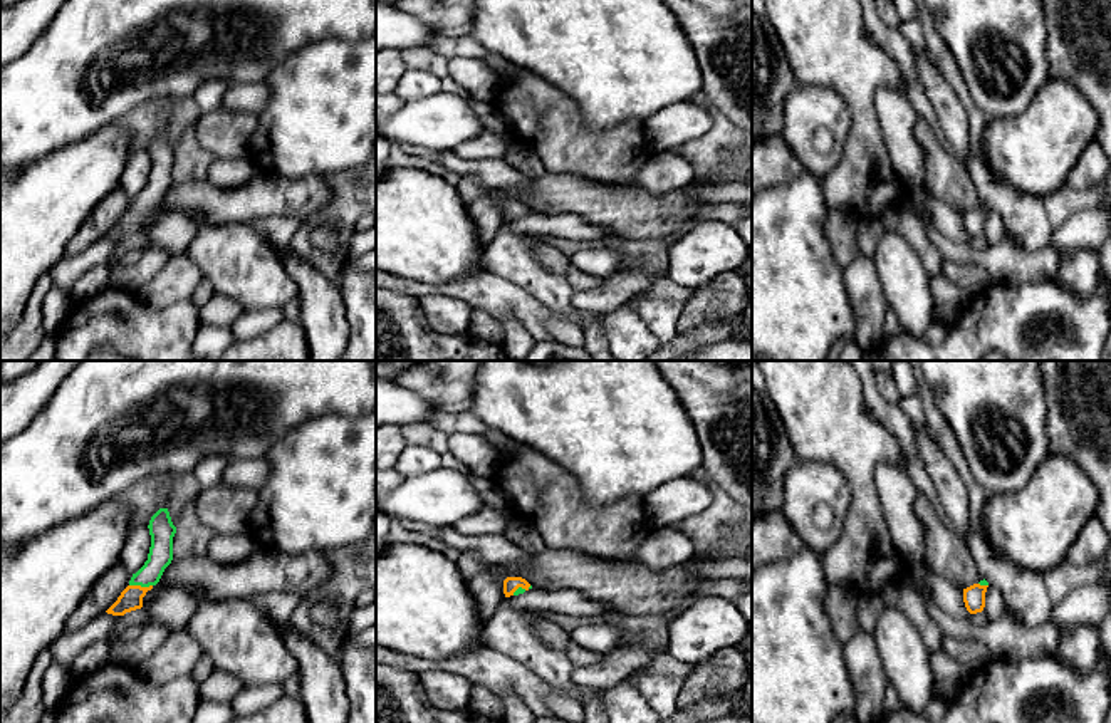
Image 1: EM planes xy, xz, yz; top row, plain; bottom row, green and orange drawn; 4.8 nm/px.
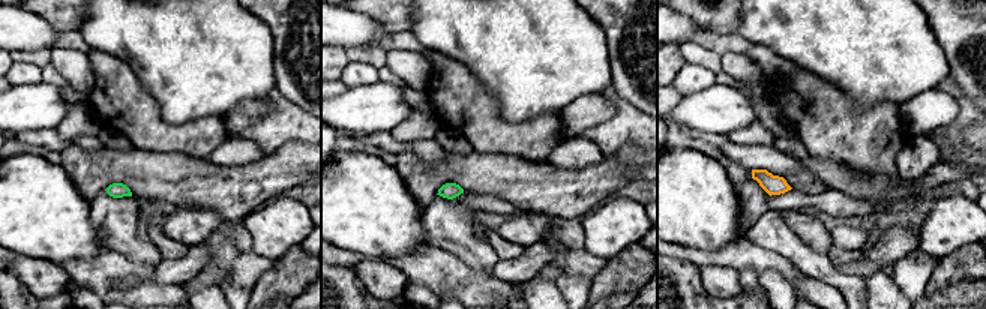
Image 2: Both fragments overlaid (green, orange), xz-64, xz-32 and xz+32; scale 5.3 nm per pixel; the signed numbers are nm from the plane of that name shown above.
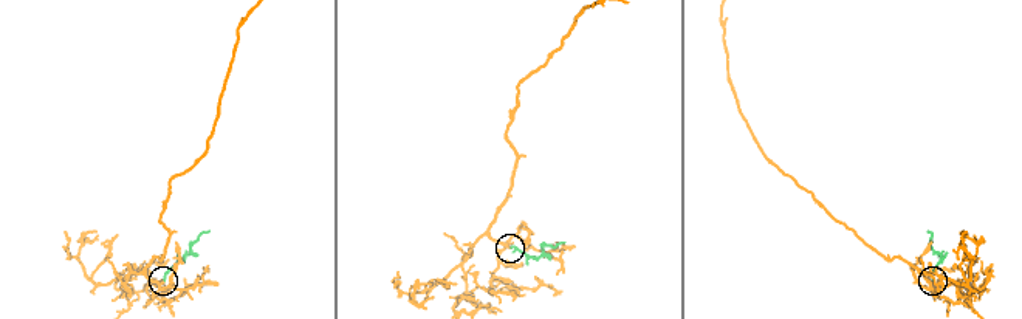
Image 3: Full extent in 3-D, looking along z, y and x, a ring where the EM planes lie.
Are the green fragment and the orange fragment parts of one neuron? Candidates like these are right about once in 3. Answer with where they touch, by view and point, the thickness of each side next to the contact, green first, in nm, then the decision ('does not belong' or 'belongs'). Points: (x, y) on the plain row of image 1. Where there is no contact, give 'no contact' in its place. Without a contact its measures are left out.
meets green in xy at (141, 210); 120 nm thick on the green side, 110 nm on the other; belongs

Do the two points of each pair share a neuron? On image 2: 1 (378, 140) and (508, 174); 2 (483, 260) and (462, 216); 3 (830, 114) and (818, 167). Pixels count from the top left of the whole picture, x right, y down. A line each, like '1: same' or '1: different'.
1: different
2: same
3: different

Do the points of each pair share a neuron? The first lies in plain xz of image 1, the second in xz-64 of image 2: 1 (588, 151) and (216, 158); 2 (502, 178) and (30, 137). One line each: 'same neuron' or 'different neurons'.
1: different neurons
2: same neuron

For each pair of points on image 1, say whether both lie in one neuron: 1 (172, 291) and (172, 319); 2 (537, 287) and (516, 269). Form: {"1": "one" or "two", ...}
{"1": "two", "2": "one"}

